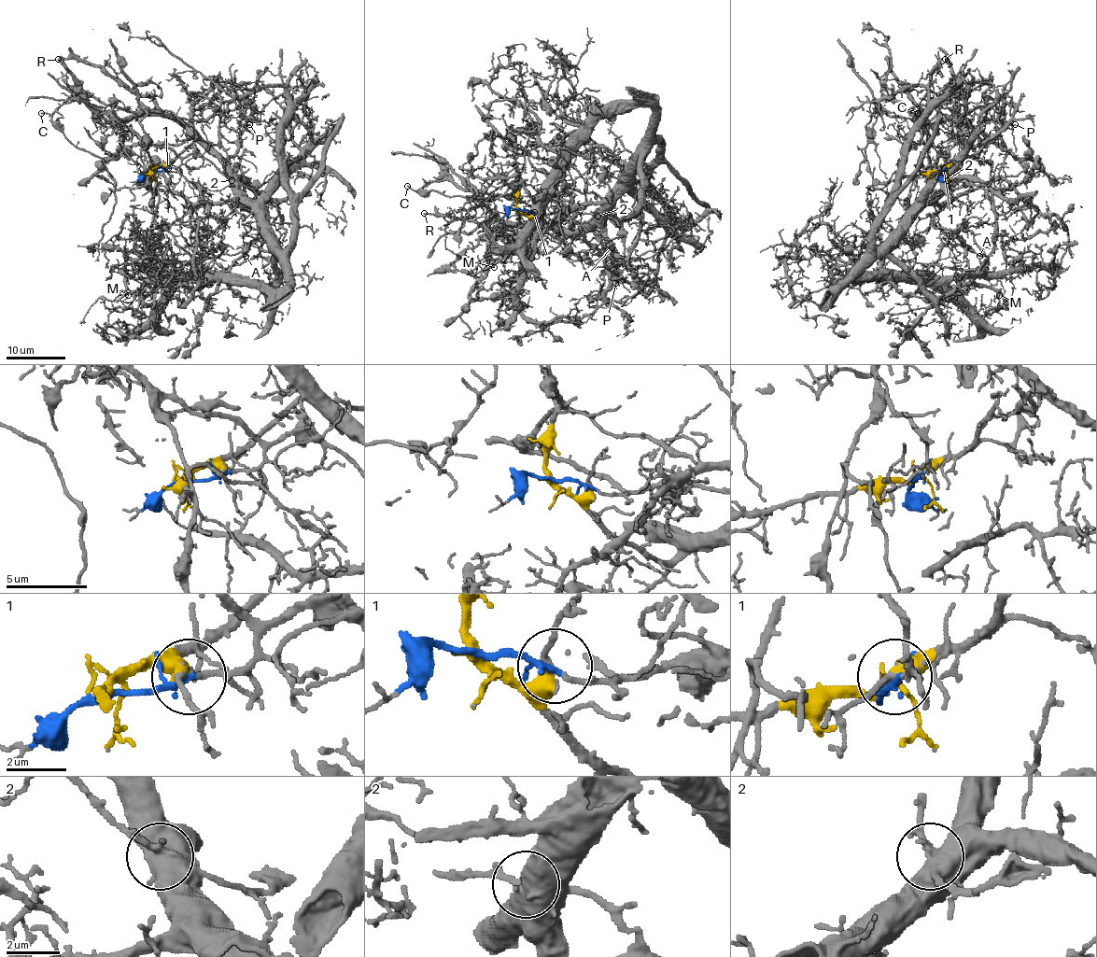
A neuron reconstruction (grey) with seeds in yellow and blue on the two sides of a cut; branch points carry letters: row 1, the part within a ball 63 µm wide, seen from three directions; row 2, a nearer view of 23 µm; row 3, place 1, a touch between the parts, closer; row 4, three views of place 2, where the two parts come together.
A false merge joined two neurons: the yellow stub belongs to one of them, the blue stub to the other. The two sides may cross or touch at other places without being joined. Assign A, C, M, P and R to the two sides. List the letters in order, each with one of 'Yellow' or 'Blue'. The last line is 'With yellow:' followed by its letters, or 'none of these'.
A: Yellow
C: Blue
M: Yellow
P: Yellow
R: Yellow
With yellow: A, M, P, R

